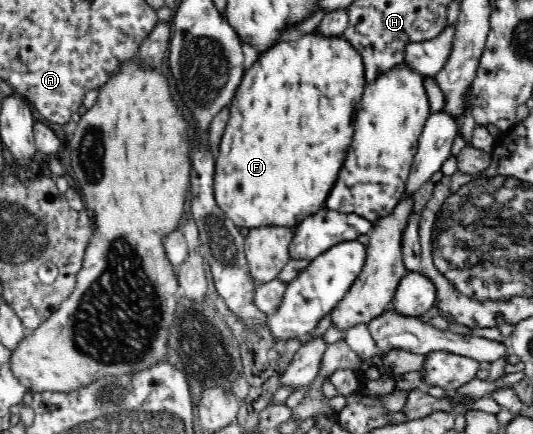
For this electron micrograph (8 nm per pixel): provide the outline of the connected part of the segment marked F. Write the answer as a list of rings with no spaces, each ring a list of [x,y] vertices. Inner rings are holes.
[[[319,30],[304,33],[294,41],[283,39],[275,42],[271,47],[265,49],[264,53],[259,53],[256,61],[244,71],[240,84],[237,85],[233,99],[229,105],[230,116],[224,129],[220,143],[220,149],[215,156],[214,173],[214,194],[218,206],[223,213],[238,228],[256,228],[264,225],[283,225],[299,224],[304,217],[314,214],[324,207],[325,198],[329,195],[329,190],[336,182],[341,166],[344,164],[345,155],[351,145],[354,135],[355,116],[360,105],[361,96],[364,92],[365,64],[361,52],[345,38],[345,34],[327,36],[321,34]]]

